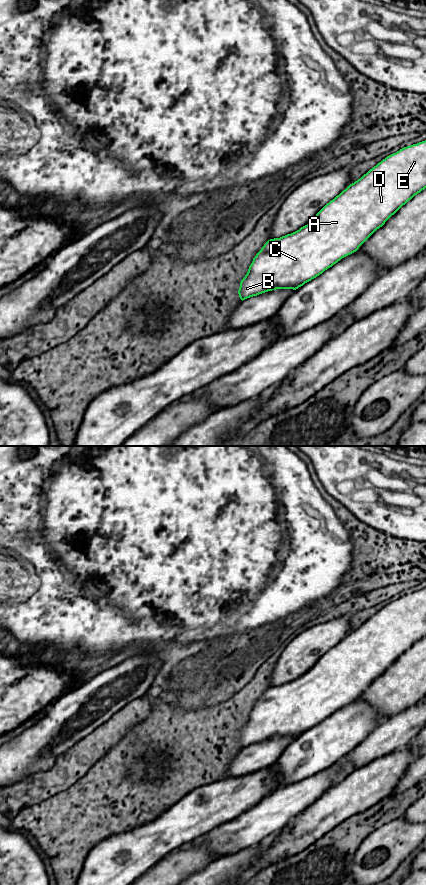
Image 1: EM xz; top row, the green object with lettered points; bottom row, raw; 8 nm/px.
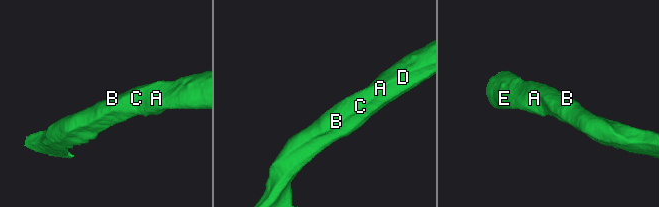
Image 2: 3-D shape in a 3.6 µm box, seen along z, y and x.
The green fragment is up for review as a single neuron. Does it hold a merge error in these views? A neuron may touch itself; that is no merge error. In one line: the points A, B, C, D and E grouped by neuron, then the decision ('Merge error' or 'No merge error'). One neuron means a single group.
Groups: A B C D E. No merge error

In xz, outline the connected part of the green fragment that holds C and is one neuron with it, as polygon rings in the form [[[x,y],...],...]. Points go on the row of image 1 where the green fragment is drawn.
[[[426,140],[387,156],[327,203],[307,225],[291,234],[268,240],[253,258],[247,274],[240,282],[238,290],[240,299],[243,301],[276,289],[298,289],[342,258],[356,252],[392,215],[425,188]]]

